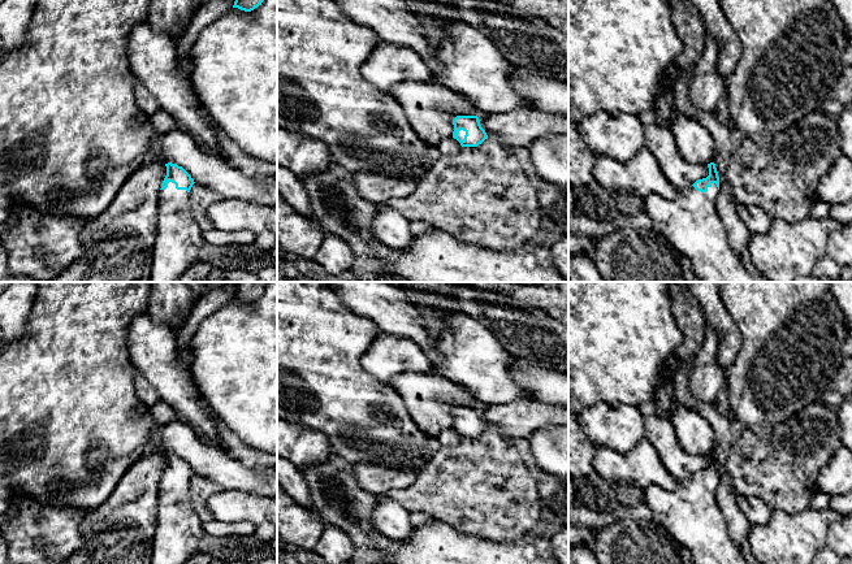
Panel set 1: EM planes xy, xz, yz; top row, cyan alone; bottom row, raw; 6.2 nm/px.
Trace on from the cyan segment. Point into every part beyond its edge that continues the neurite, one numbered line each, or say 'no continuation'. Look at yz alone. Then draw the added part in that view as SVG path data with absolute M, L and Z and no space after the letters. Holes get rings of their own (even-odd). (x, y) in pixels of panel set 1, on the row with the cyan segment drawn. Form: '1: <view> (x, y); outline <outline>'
1: yz (690, 222); outline M712 183L706 192L697 191L693 186L679 190L674 199L665 199L649 194L643 199L645 213L657 233L678 252L687 257L696 277L701 282L767 282L760 273L749 272L744 263L730 247L726 229L715 208L718 187Z

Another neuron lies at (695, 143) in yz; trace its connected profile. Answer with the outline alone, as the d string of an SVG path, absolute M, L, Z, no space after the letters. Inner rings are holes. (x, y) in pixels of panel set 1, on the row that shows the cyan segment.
M676 113L671 130L679 155L684 161L702 165L712 162L714 139L704 125L695 118Z

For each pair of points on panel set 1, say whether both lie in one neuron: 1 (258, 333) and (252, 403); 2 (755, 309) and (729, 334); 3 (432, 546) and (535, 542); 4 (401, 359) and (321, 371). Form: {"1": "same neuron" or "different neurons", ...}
{"1": "same neuron", "2": "different neurons", "3": "same neuron", "4": "different neurons"}

